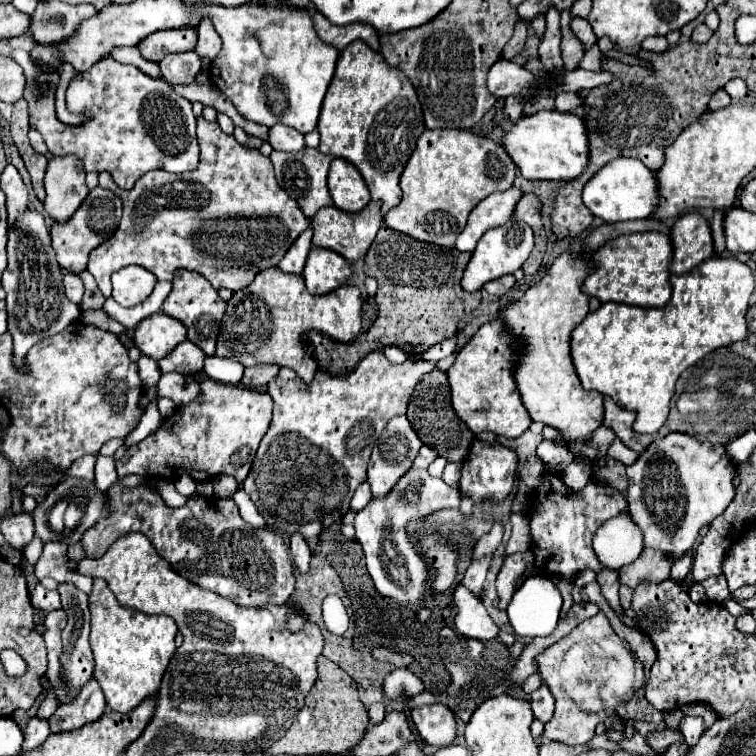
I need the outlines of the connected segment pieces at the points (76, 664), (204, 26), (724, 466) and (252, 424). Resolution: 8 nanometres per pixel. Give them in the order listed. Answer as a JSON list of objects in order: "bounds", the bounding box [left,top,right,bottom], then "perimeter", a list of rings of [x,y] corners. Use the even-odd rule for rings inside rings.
[{"bounds":[57,583,93,691],"perimeter":[[[59,583],[57,587],[59,595],[61,595],[61,607],[63,611],[69,615],[67,627],[63,629],[63,643],[65,643],[65,653],[61,655],[61,665],[63,665],[63,673],[65,681],[69,683],[69,687],[73,687],[73,691],[81,691],[81,687],[93,677],[93,653],[91,653],[91,645],[89,645],[89,609],[87,609],[87,595],[83,591],[79,591],[73,583]]]},{"bounds":[195,19,221,59],"perimeter":[[[203,19],[201,25],[197,27],[197,47],[195,53],[199,57],[207,57],[207,59],[215,59],[217,53],[221,51],[221,37],[217,35],[217,31],[213,31],[213,25],[209,23],[209,19]]]},{"bounds":[627,433,737,557],"perimeter":[[[669,433],[661,439],[655,439],[637,457],[637,461],[627,467],[629,515],[637,523],[637,527],[643,531],[645,547],[667,551],[673,557],[681,557],[689,547],[693,547],[699,537],[699,529],[703,525],[709,525],[715,517],[719,517],[727,509],[727,505],[733,501],[735,471],[737,471],[737,465],[727,455],[727,447],[723,443],[699,441],[687,433]]]},{"bounds":[115,377,273,485],"perimeter":[[[207,377],[199,381],[199,387],[201,397],[197,401],[187,403],[183,409],[163,419],[163,425],[153,435],[133,445],[125,457],[115,461],[119,479],[127,475],[173,475],[173,479],[177,479],[181,473],[187,473],[193,475],[195,481],[207,481],[217,475],[231,475],[239,485],[245,481],[261,435],[265,435],[271,423],[273,401],[267,392],[223,385]],[[209,383],[215,383],[215,387],[209,389]]]}]

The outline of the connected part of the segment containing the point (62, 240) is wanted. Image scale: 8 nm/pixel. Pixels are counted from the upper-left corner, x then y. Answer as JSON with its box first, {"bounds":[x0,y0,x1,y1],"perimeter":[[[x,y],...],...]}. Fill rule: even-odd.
{"bounds":[51,187,121,273],"perimeter":[[[95,187],[93,191],[89,191],[81,207],[71,215],[71,219],[67,219],[65,223],[51,221],[51,239],[59,265],[69,273],[85,271],[89,253],[115,233],[119,219],[121,219],[121,199],[113,191],[103,187]]]}

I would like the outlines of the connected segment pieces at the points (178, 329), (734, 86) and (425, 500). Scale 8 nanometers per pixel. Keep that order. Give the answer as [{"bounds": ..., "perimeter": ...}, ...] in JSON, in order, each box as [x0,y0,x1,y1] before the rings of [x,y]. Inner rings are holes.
[{"bounds":[133,313,187,361],"perimeter":[[[155,313],[147,319],[143,319],[135,331],[133,331],[133,343],[135,347],[159,361],[163,359],[169,351],[173,351],[173,347],[181,341],[187,339],[187,331],[183,327],[181,321],[165,315],[165,313]]]},{"bounds":[725,79,747,101],"perimeter":[[[731,79],[727,85],[725,85],[725,91],[731,95],[733,101],[741,101],[745,95],[747,95],[747,85],[743,79]]]},{"bounds":[355,467,461,605],"perimeter":[[[411,467],[381,499],[371,499],[355,517],[355,537],[363,545],[367,571],[373,579],[373,585],[379,595],[391,597],[405,605],[417,605],[427,593],[429,569],[423,557],[417,553],[413,543],[407,537],[405,525],[411,519],[423,519],[441,507],[459,507],[461,493],[455,487],[449,487],[443,479],[431,477],[427,469]]]}]

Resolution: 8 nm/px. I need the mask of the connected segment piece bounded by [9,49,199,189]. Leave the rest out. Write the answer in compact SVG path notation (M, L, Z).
M13 49L9 57L17 61L27 75L25 99L29 103L31 125L43 135L47 149L53 155L77 155L83 159L87 173L109 171L121 189L131 189L141 175L153 169L185 173L197 167L199 147L191 103L175 93L163 79L151 79L133 65L103 59L81 73L67 91L69 111L91 113L93 119L81 127L65 127L63 123L57 123L53 113L53 83L57 83L57 73L37 71L23 49Z

